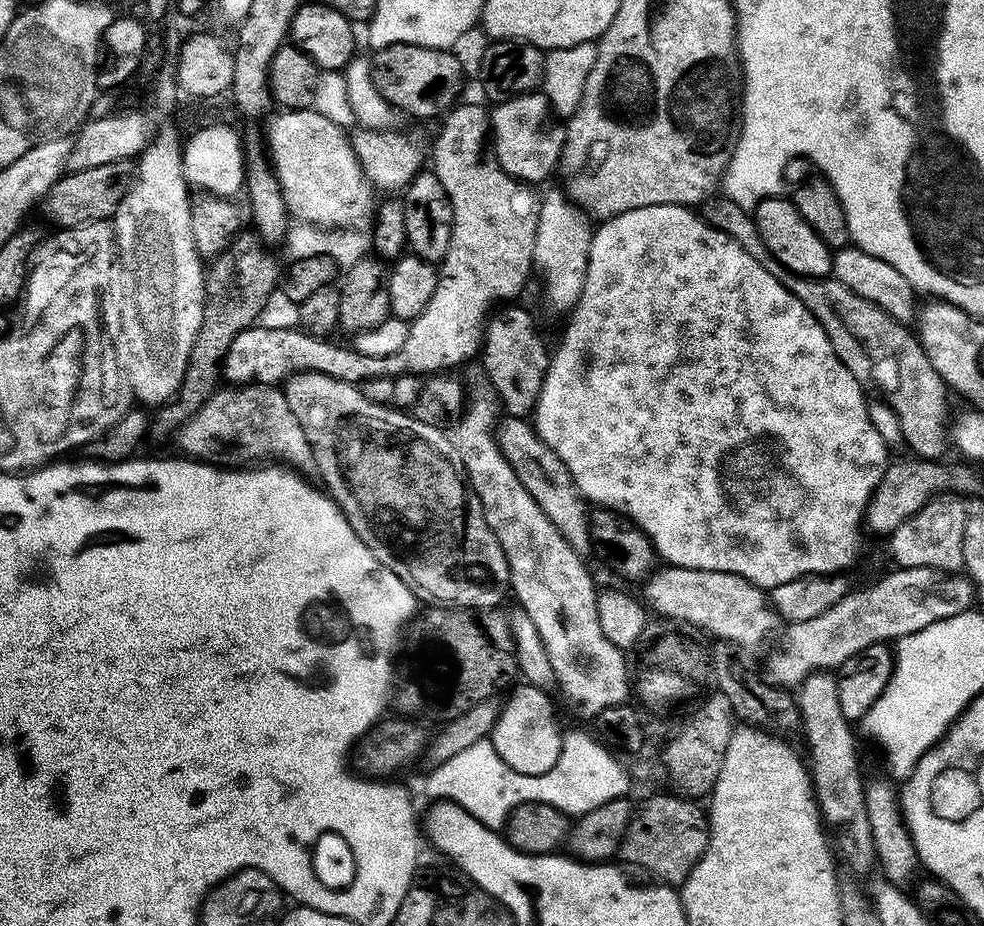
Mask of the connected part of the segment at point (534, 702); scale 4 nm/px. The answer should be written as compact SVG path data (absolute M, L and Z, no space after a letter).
M523 686L504 704L496 725L492 728L490 739L494 750L518 774L541 776L546 774L558 762L562 727L556 721L556 712L552 709L552 700L540 686Z

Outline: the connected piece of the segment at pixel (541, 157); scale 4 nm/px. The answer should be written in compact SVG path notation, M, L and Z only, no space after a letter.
M540 90L511 96L508 100L499 101L491 109L490 143L496 153L496 161L515 180L536 186L539 180L544 180L551 172L557 171L560 151L564 148L564 128L556 124L547 128L548 116L550 117L548 99Z

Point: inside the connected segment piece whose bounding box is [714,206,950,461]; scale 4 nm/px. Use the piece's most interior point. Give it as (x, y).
(874, 346)

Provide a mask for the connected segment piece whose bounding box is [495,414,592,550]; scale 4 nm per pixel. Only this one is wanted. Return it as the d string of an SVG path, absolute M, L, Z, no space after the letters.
M504 414L499 417L495 433L496 445L502 450L506 462L510 462L514 474L518 474L522 486L530 490L534 502L542 506L550 522L558 526L569 546L577 550L589 547L592 544L592 533L588 530L590 512L589 509L584 509L586 501L576 491L575 484L568 479L568 472L564 469L563 462L546 446L546 442L542 442L535 427L525 417Z

